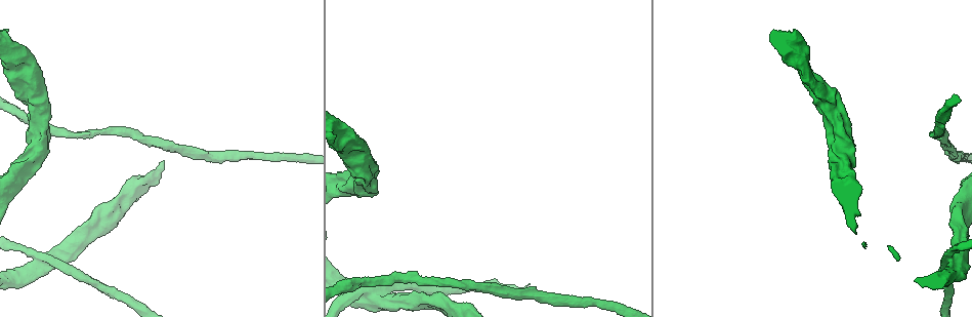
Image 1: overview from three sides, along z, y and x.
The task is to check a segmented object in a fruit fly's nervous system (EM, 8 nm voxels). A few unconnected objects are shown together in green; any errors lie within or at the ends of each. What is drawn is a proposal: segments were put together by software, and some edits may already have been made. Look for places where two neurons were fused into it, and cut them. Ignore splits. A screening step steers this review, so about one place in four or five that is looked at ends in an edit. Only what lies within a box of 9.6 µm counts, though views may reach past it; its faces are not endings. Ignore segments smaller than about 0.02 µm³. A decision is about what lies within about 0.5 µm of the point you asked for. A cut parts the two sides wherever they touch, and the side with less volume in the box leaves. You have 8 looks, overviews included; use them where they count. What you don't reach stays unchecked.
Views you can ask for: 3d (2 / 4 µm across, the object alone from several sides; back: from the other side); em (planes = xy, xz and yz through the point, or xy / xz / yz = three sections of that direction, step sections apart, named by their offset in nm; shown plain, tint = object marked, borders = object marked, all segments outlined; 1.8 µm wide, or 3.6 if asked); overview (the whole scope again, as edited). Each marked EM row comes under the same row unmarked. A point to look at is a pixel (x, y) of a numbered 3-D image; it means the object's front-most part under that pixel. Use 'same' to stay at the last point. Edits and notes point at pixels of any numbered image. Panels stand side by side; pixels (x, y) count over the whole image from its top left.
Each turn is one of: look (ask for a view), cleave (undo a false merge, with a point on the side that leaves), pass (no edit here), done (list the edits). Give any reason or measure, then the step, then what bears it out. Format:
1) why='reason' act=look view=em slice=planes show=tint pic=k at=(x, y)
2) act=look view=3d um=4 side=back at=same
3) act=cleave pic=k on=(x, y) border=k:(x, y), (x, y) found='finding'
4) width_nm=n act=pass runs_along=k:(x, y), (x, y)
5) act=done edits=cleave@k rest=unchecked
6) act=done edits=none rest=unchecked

why='arms run side by side' act=look view=em slice=xz step=16 show=tint pic=1 at=(28, 79)

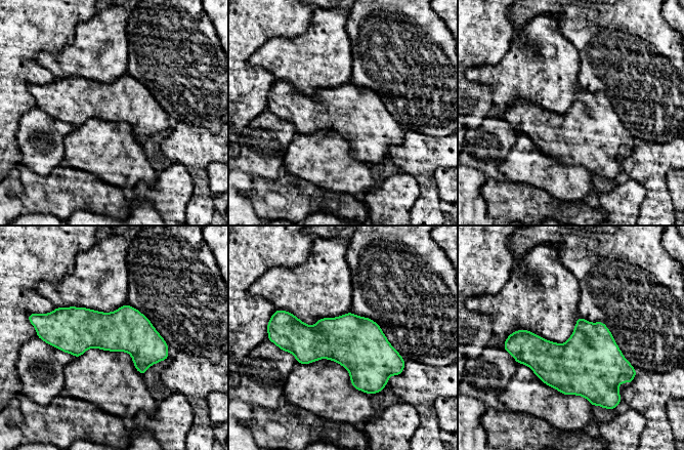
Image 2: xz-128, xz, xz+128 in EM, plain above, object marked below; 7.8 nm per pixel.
act=look view=em slice=planes show=tint at=same

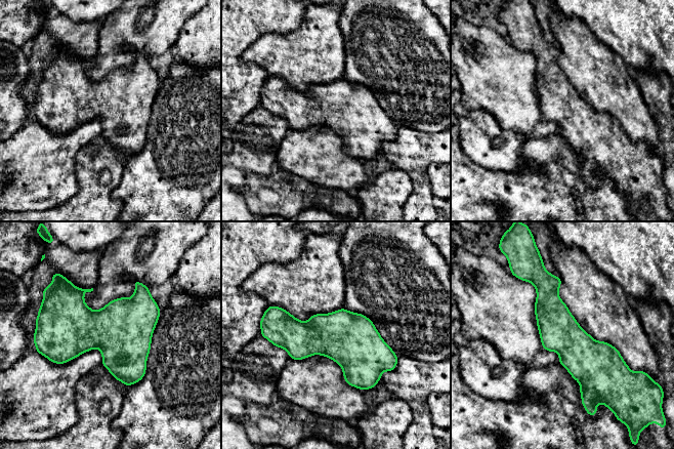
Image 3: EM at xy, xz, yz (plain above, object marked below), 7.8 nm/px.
act=pass runs_along=3:(550, 277), (584, 395) found='all the same neuron'

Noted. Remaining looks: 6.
why='arms run side by side' act=look view=em slice=xz step=4 show=tint pic=1 at=(422, 303)

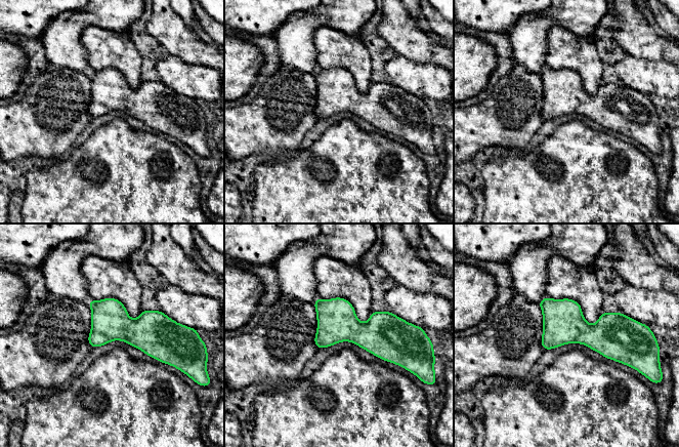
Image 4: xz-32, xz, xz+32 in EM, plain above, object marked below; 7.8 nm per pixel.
why='another direction' act=look view=em slice=planes show=tint at=same

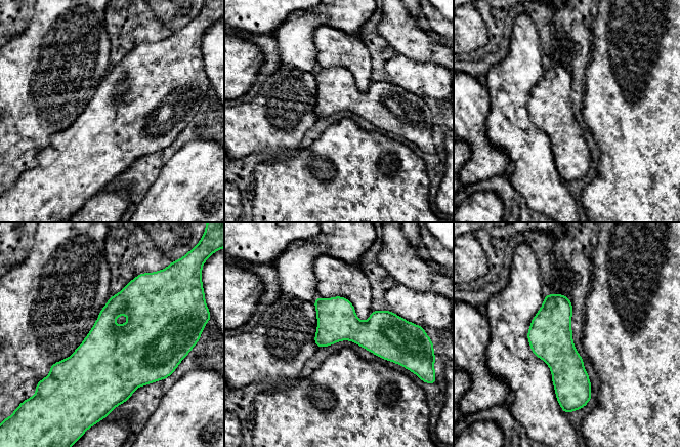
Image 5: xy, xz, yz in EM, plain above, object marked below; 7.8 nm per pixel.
act=pass found='continuous, no second neuron'

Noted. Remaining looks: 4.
why='looks like a crossing' act=look view=3d um=2 pic=1 at=(383, 292)

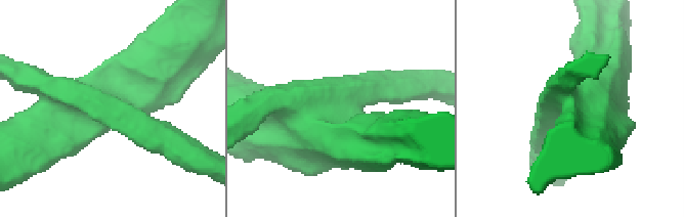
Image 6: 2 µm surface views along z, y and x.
arms=4 act=look view=em slice=xy step=8 show=tint pic=6 at=(338, 105)

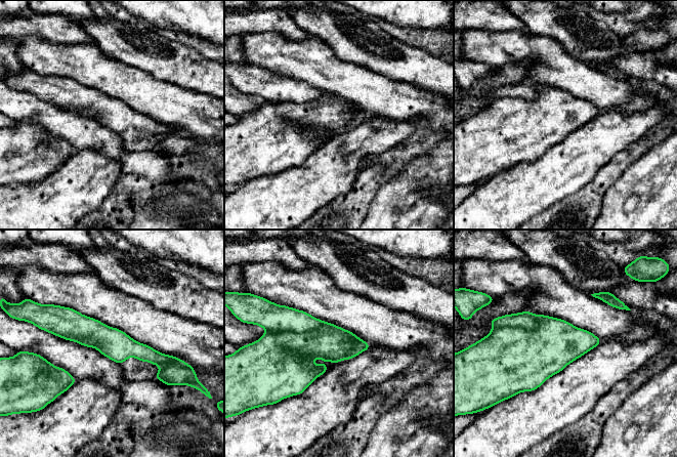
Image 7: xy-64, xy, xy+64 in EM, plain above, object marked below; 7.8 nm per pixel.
act=look view=em slice=planes show=tint at=same

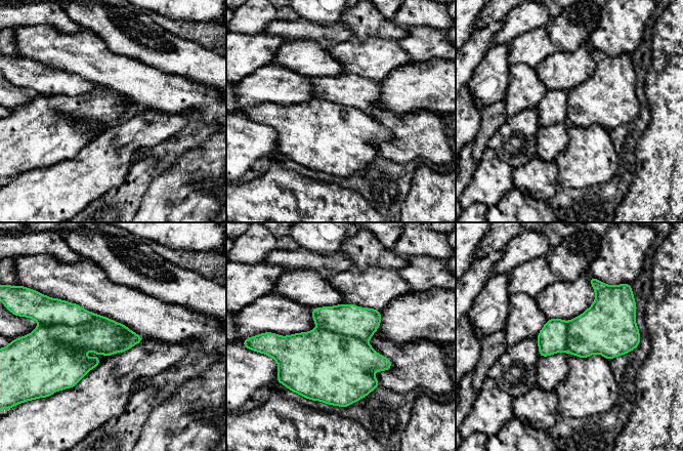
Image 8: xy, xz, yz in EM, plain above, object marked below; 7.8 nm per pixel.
act=cleave pic=8 on=(44, 310) border=8:(97, 315), (76, 326), (42, 324) found='two neurons meet here'

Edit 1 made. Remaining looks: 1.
act=done edits=cleave@8 rest=unchecked

